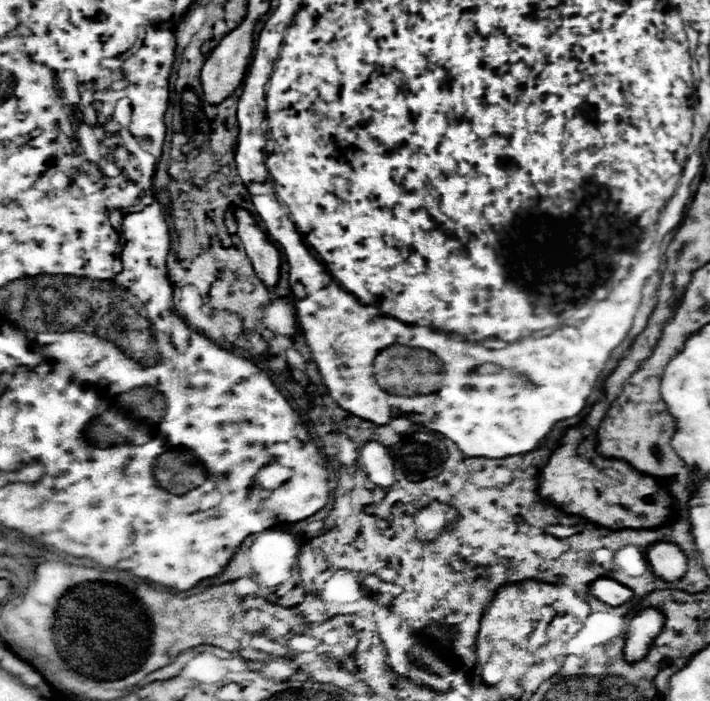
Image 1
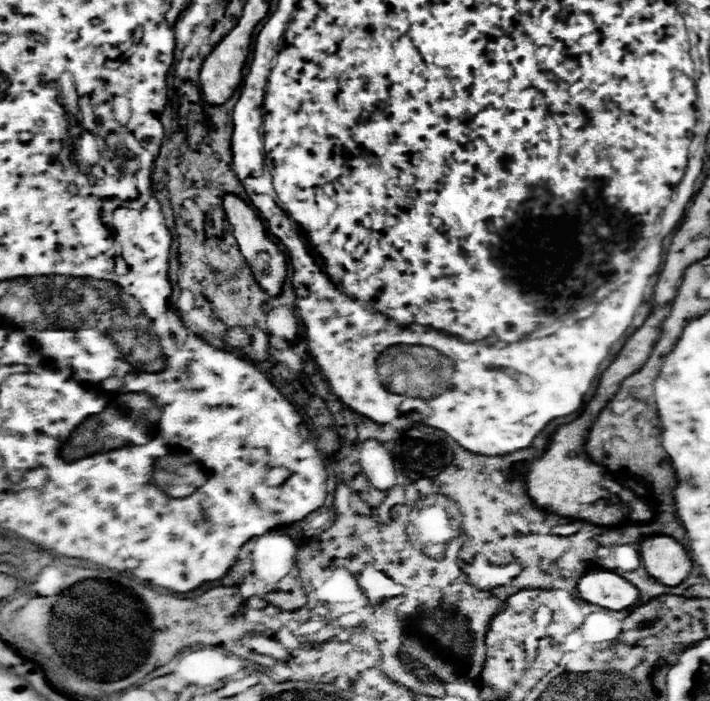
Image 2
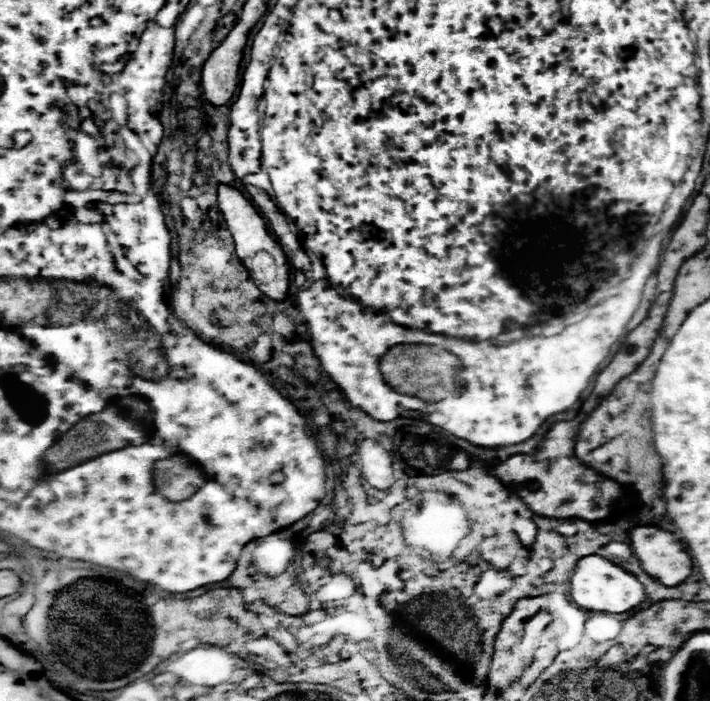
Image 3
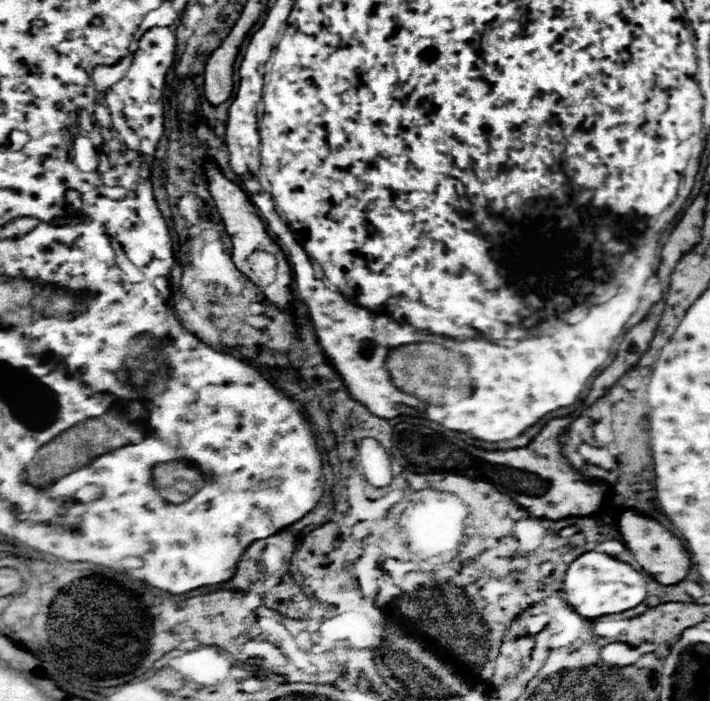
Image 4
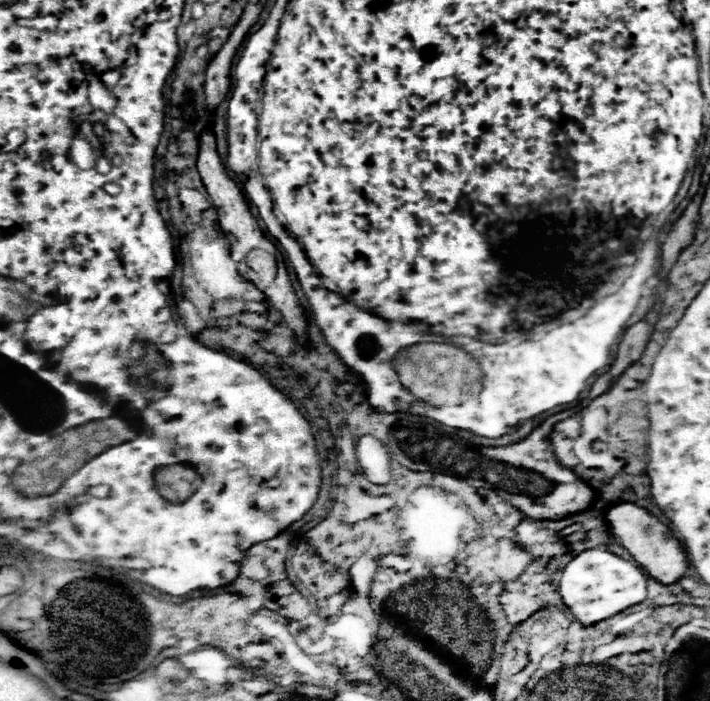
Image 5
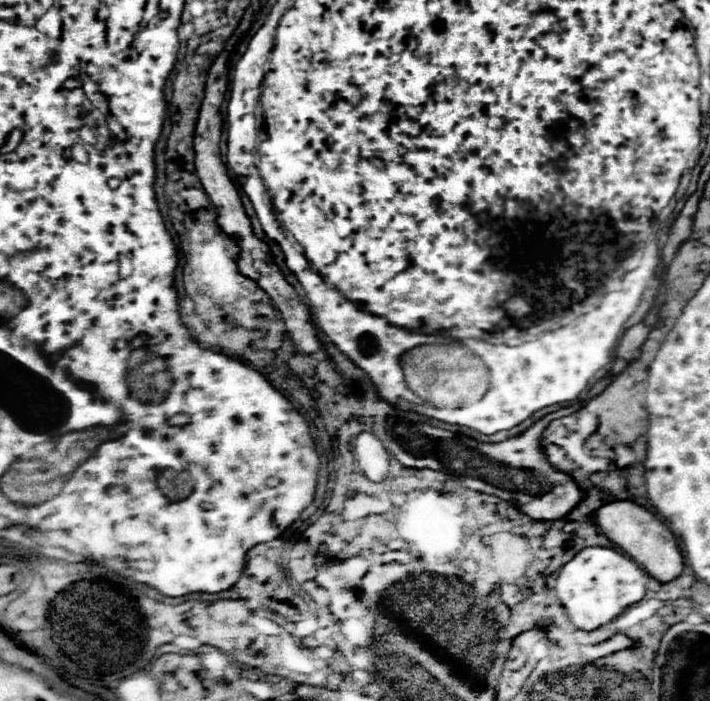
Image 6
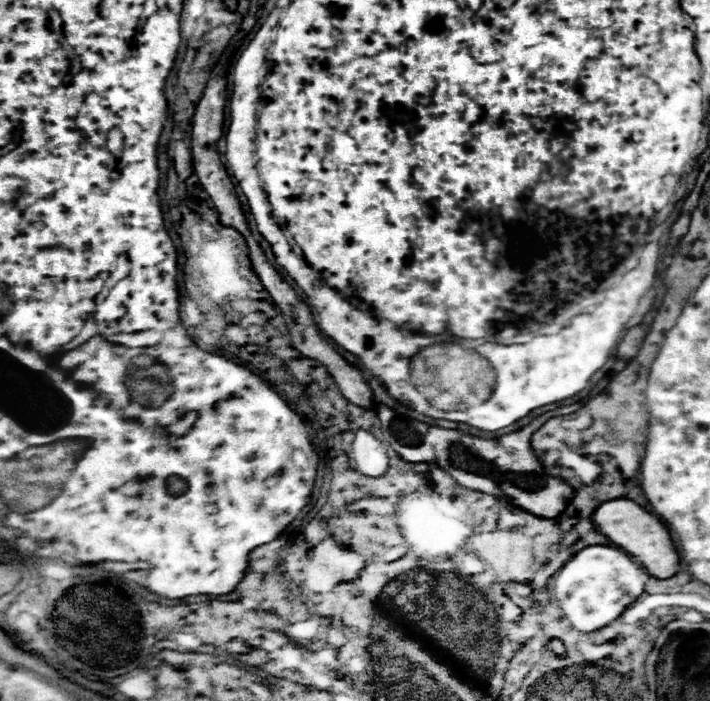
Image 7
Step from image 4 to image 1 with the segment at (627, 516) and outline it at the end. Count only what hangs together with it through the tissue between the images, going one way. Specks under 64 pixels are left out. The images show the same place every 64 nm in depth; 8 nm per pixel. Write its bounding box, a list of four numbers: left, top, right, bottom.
[646,544,688,582]

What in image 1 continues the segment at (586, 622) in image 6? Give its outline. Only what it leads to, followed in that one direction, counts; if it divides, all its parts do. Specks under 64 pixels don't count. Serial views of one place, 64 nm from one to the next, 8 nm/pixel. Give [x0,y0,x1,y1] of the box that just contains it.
[590,578,632,606]

